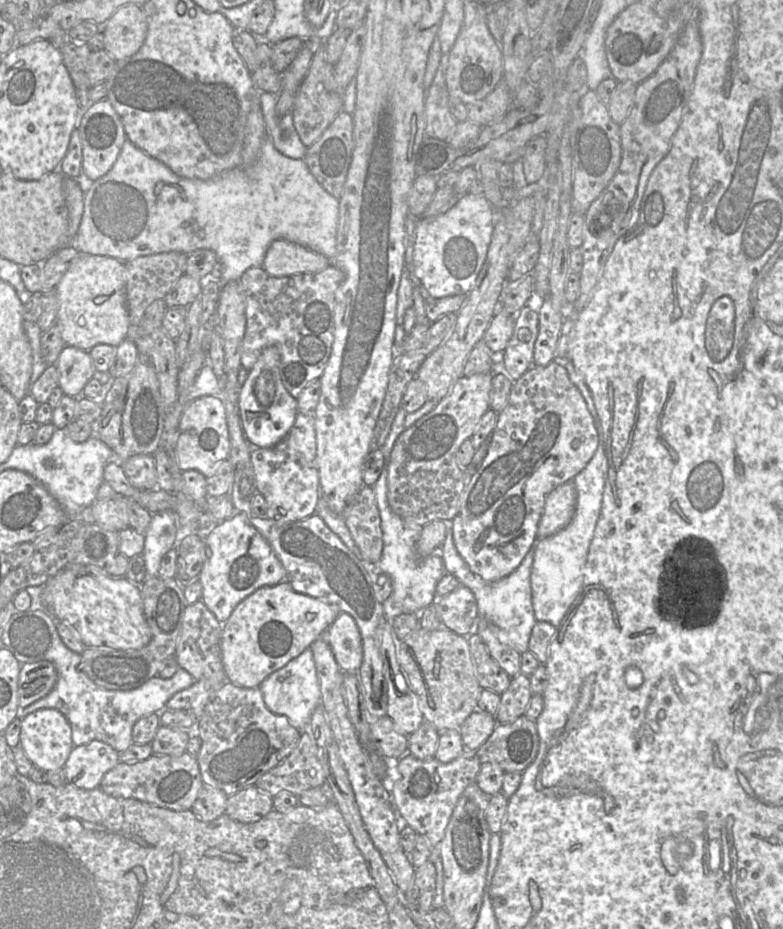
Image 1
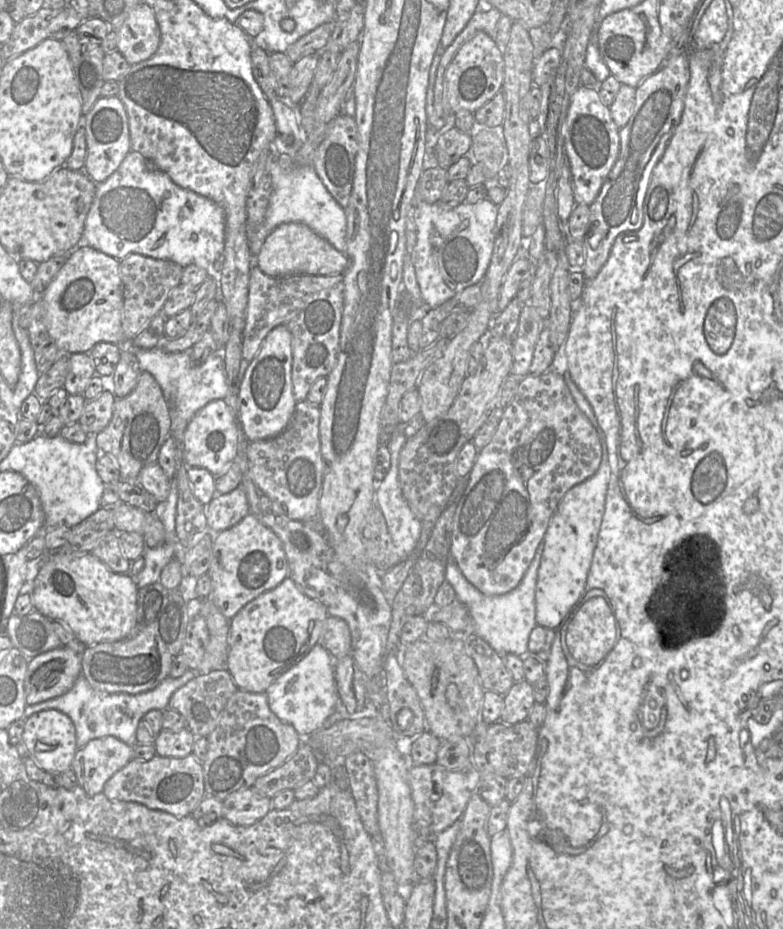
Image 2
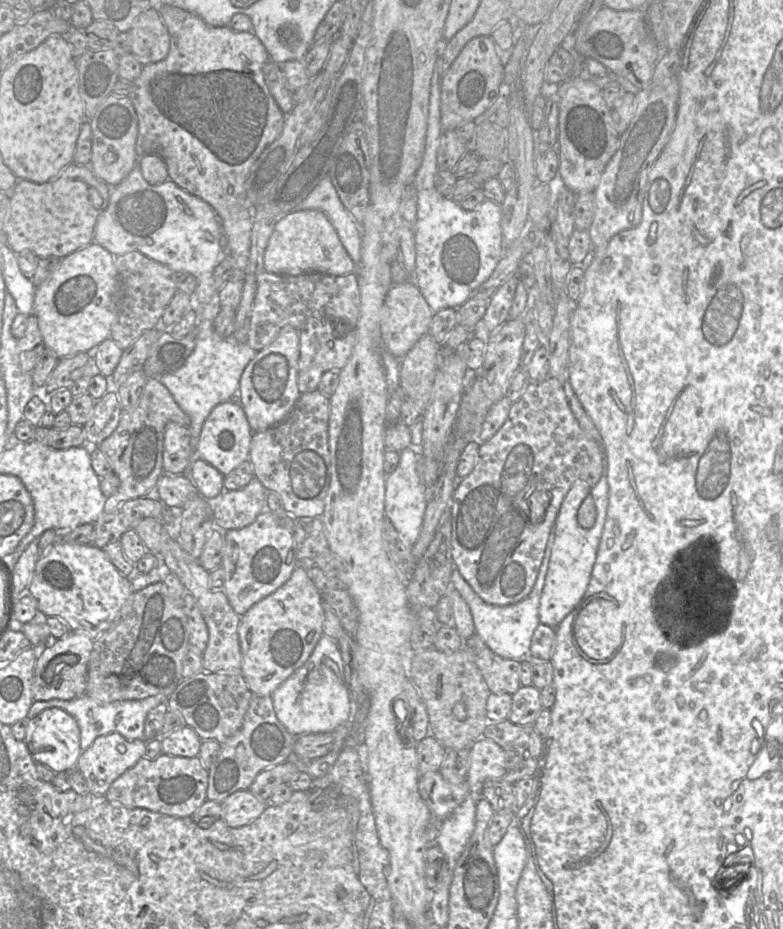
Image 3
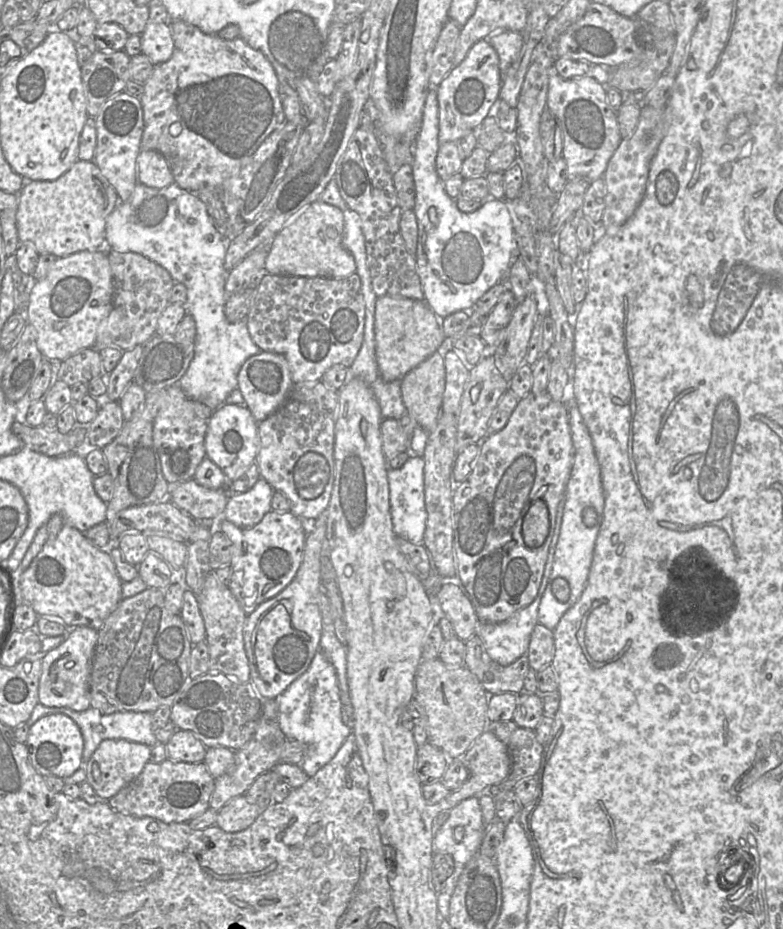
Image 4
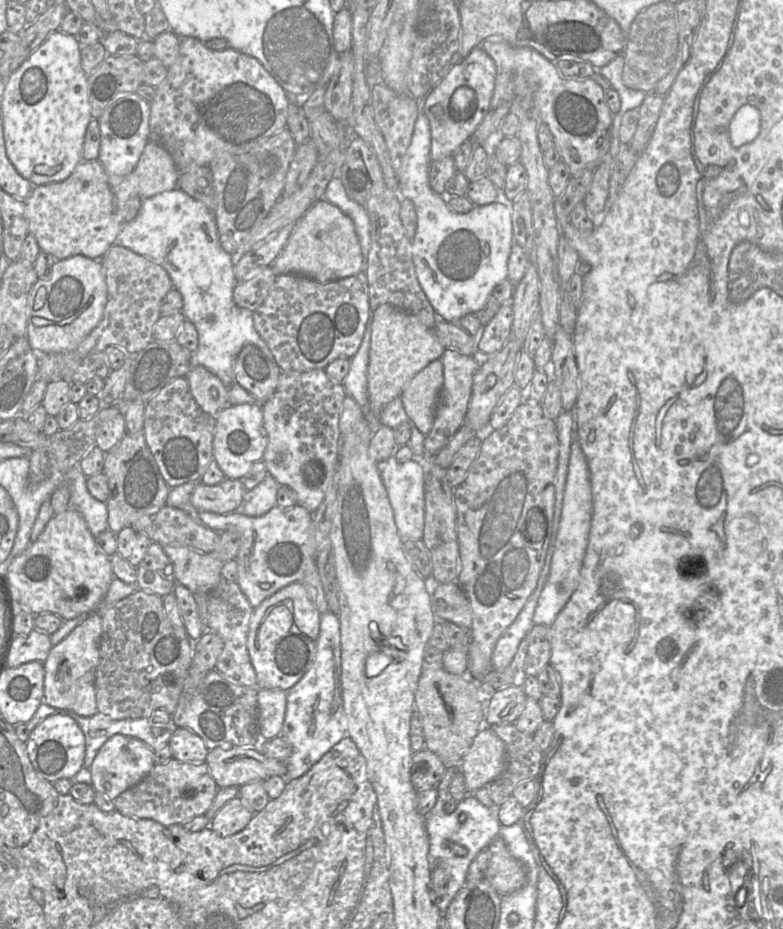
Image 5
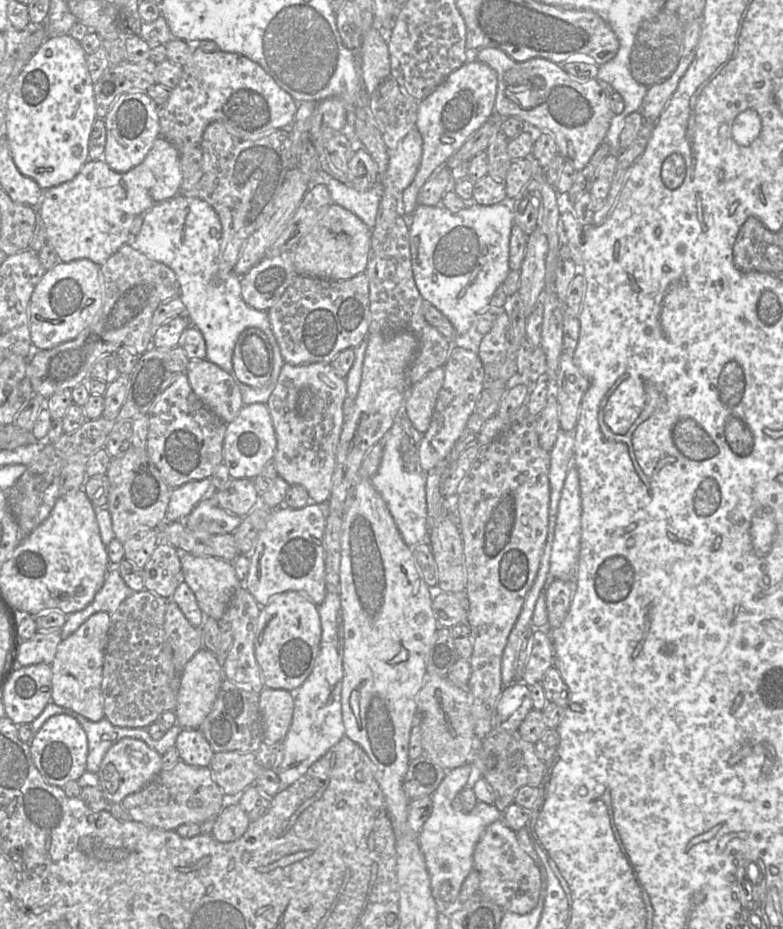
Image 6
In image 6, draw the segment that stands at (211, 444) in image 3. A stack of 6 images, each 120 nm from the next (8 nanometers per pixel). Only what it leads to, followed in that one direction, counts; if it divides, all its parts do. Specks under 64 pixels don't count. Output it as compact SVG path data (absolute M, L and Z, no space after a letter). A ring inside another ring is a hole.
M244 405L237 417L227 424L223 441L223 463L228 468L230 478L254 479L268 462L273 461L276 444L275 430L267 405Z

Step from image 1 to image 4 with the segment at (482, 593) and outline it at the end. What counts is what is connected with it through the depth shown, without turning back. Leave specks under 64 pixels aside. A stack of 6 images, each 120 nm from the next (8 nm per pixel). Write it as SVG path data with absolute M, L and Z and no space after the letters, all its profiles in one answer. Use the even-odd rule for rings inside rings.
M549 547L548 557L538 589L536 598L528 606L516 612L511 618L501 623L480 622L477 634L484 643L484 647L488 655L500 665L507 666L516 661L521 656L527 654L531 634L538 623L538 608L542 595L548 584L549 576L552 572L554 553L556 547Z

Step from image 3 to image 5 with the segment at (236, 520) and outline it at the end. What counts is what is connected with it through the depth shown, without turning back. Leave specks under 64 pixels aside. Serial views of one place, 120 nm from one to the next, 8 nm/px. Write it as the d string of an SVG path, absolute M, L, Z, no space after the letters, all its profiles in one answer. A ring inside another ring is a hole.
M270 475L255 488L246 491L237 510L247 516L262 516L276 506L276 497L281 485Z

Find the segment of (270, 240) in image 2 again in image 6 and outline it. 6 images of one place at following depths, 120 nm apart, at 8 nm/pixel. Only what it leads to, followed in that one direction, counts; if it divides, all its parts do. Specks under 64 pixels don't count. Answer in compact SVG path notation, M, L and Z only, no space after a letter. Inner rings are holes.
M331 203L316 224L290 251L297 274L325 280L348 280L364 273L371 249L371 229L354 213Z

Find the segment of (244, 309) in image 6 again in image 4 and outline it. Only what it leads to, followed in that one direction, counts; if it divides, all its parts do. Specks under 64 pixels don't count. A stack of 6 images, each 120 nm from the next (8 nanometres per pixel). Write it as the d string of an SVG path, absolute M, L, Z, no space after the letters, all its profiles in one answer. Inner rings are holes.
M138 182L127 201L120 202L118 197L116 207L106 220L105 240L107 252L108 250L133 252L145 256L167 270L175 282L186 286L185 307L187 313L194 318L196 335L193 342L194 356L185 374L177 383L185 395L206 405L212 411L224 403L246 407L246 402L237 387L238 372L249 357L262 350L251 339L245 320L230 323L225 317L224 307L227 300L225 282L229 273L224 269L227 244L215 229L203 202L195 193L186 191L175 183L156 189Z

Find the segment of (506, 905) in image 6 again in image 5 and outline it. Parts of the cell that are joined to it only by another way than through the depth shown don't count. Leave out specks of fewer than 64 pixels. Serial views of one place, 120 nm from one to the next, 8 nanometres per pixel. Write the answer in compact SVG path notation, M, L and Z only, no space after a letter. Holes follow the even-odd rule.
M496 838L488 846L490 858L485 878L500 896L505 896L521 889L527 879L527 873L521 861L513 856L506 843Z

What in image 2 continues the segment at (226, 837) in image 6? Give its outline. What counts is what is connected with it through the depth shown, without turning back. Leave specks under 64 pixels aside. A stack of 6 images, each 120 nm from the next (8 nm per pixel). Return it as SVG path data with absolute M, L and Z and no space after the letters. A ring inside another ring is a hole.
M253 787L240 789L224 799L223 818L234 825L250 826L273 808L271 800Z

